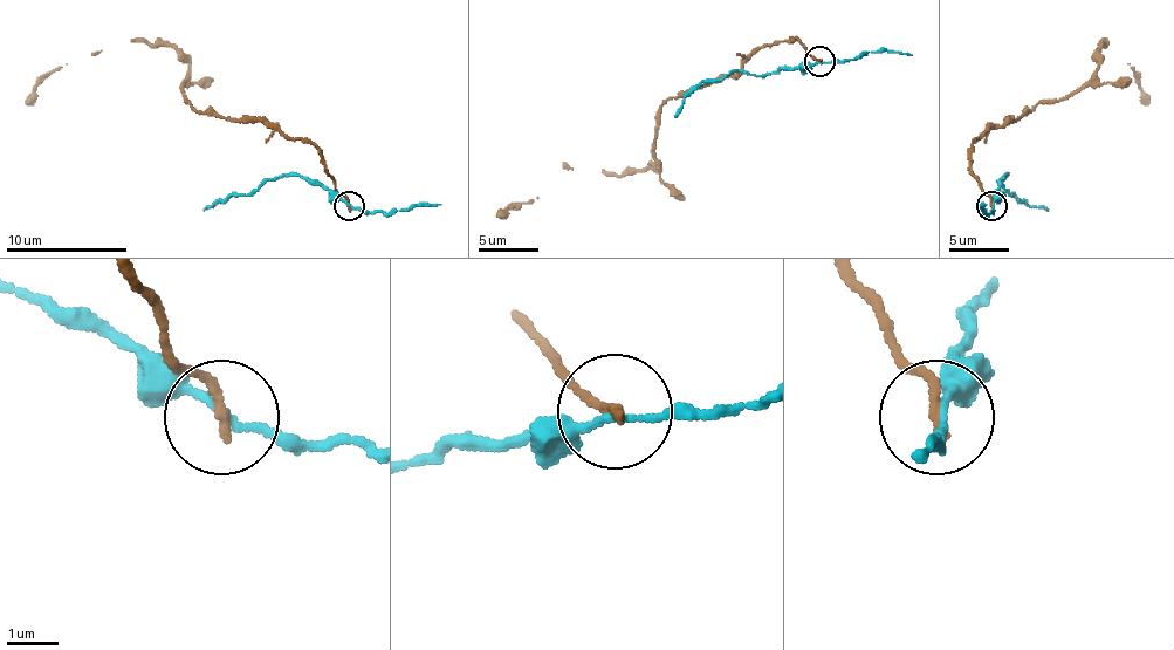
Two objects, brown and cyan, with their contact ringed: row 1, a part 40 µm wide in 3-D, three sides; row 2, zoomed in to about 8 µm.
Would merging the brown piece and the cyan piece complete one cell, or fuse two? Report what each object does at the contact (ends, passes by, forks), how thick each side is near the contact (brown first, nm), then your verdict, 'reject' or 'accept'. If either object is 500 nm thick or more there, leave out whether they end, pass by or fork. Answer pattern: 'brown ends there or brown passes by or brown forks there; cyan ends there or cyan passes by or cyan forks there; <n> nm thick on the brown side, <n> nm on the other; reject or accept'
brown ends there; cyan passes by; 220 nm thick on the brown side, 130 nm on the other; reject

